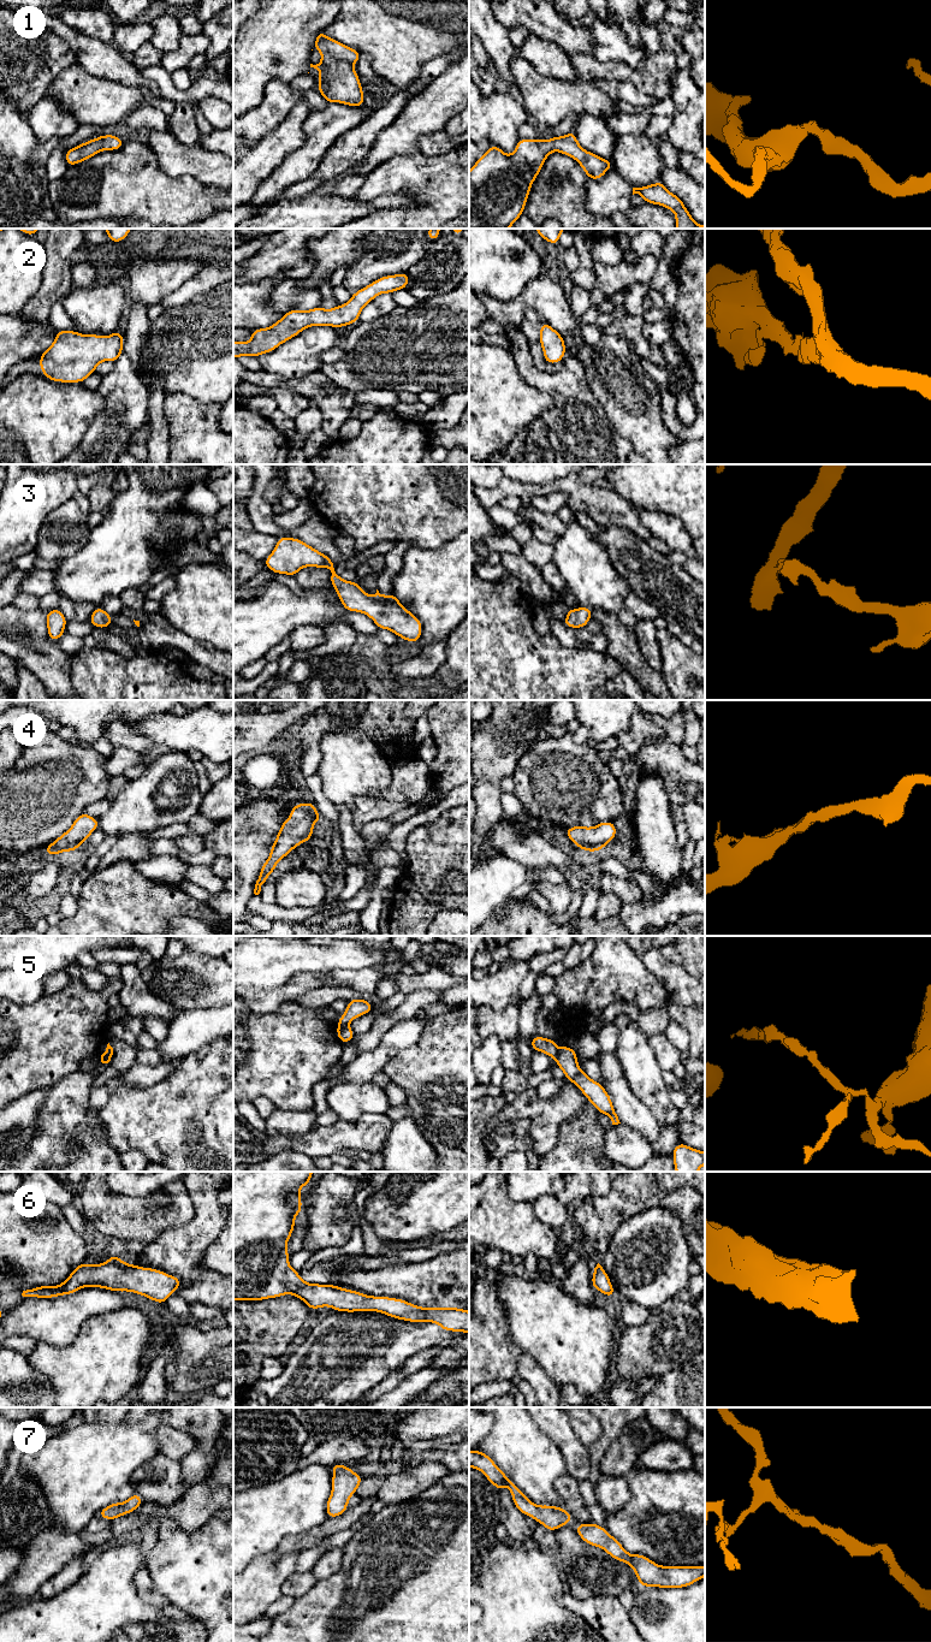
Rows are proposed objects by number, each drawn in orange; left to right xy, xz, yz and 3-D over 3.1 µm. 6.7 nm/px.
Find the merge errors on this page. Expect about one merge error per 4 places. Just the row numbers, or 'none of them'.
5

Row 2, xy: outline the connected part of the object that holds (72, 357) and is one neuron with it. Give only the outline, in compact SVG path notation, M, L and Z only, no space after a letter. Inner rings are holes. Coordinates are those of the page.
M57 331L53 344L41 354L40 369L47 379L59 383L83 383L99 363L114 363L124 352L119 331L107 338L76 331Z

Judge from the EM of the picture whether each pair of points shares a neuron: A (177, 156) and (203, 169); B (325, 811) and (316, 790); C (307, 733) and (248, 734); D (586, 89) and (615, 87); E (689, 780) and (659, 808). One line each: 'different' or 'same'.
A: same
B: same
C: different
D: different
E: different

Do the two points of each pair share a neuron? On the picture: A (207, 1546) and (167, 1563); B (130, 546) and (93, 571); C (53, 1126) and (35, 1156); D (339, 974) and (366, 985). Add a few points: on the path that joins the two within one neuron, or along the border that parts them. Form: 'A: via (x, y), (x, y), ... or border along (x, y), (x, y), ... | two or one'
A: via (197, 1555), (190, 1563), (177, 1563) | one
B: via (120, 552), (102, 568) | one
C: via (53, 1133), (53, 1138), (42, 1149) | one
D: via (345, 977), (360, 980) | one

